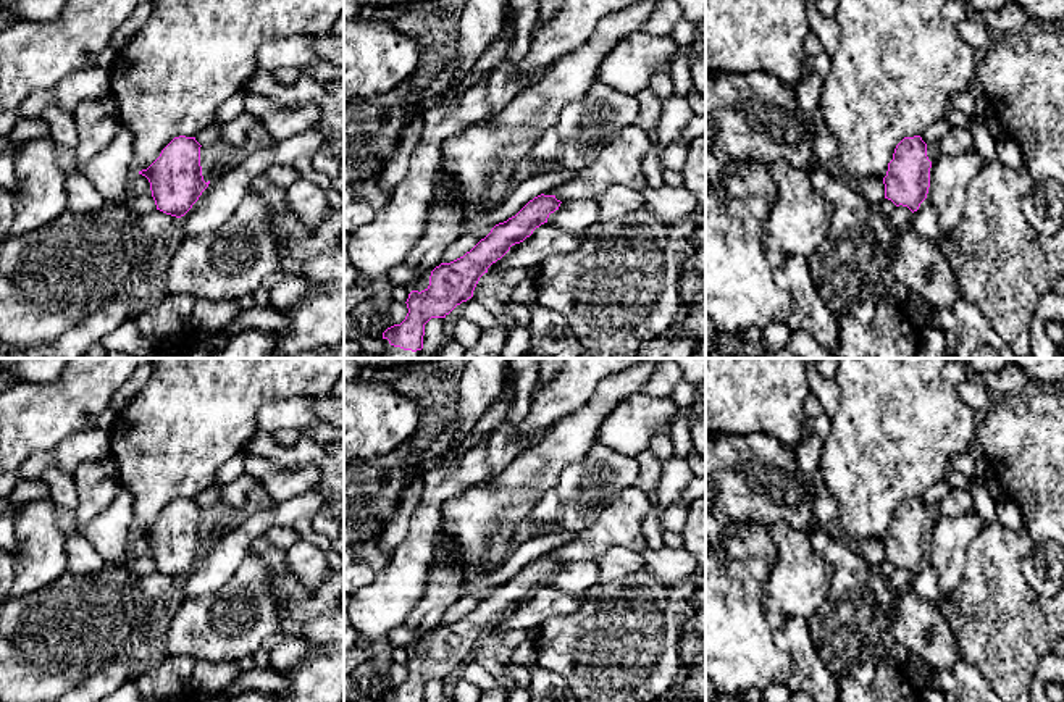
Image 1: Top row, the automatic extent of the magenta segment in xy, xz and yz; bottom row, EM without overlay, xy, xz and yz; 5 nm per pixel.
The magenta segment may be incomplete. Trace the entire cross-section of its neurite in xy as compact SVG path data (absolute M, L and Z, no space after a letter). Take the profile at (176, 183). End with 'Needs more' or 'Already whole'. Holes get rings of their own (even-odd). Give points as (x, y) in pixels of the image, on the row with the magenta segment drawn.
M174 137L147 168L139 171L150 182L157 210L181 218L208 187L200 166L200 144L195 137Z. Already whole

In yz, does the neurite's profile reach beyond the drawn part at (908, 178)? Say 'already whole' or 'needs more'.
already whole

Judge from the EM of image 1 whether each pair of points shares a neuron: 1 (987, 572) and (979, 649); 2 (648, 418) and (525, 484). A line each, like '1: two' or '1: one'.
1: one
2: two

